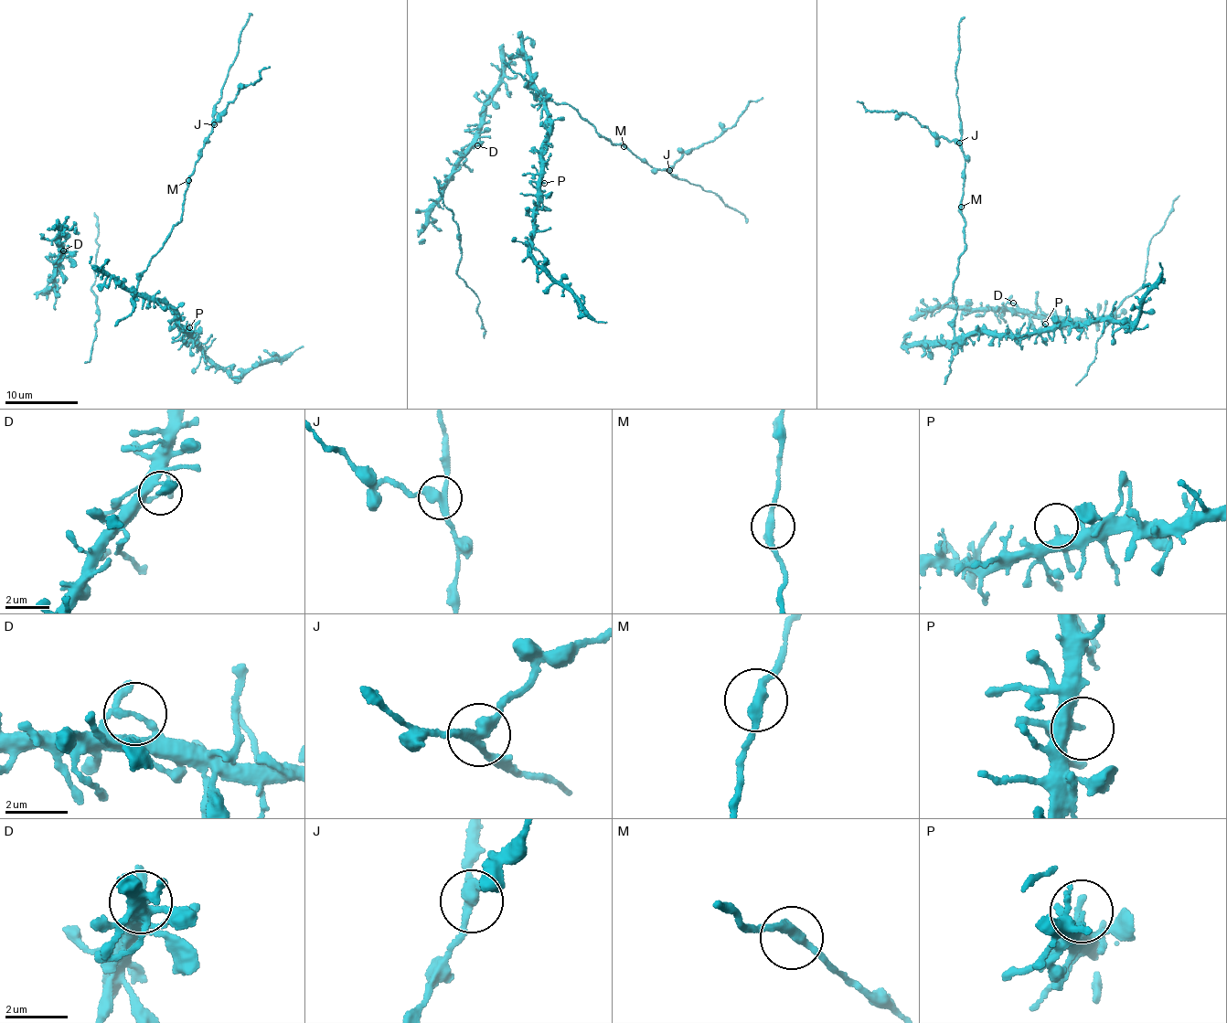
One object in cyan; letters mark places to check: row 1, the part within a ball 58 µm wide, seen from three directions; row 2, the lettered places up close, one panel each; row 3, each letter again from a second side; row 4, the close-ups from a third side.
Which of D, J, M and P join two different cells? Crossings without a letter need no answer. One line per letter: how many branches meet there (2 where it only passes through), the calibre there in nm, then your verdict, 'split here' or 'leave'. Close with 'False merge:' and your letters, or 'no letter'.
D: 3 | 160 nm | leave
J: 3 | 320 nm | split here
M: 2 | 280 nm | leave
P: 2 | 260 nm | leave
False merge: J

